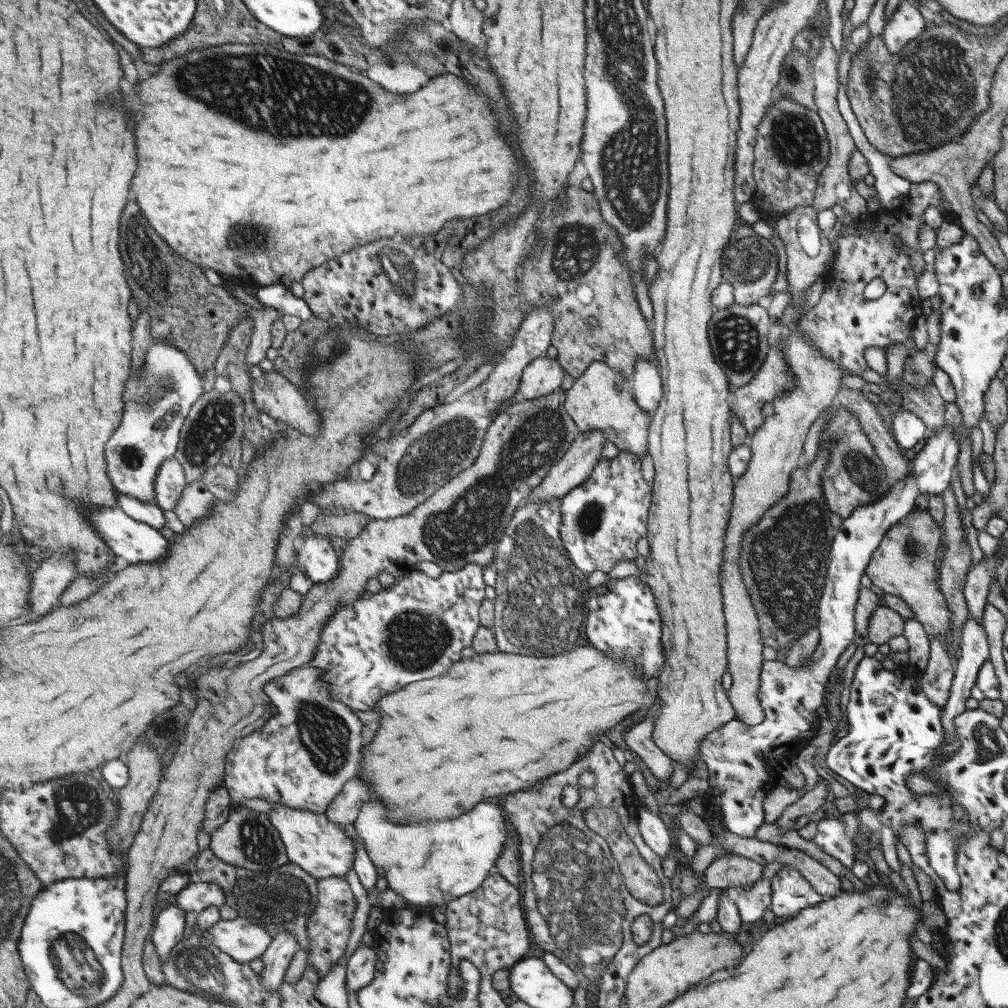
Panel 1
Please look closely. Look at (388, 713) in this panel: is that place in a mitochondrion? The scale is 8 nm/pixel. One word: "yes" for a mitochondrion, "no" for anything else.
no

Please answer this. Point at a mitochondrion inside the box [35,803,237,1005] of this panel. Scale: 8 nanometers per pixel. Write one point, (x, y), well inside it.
(195, 965)

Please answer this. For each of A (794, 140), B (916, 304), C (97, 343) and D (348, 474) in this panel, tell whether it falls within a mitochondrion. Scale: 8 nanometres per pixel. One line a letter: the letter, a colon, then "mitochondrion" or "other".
A: mitochondrion
B: other
C: other
D: other

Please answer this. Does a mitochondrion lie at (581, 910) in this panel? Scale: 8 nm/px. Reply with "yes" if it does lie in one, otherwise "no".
yes

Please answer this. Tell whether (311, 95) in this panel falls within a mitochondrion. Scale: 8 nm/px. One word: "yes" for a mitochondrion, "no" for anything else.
yes

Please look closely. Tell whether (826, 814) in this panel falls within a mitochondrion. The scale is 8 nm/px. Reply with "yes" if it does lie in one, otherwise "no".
no

